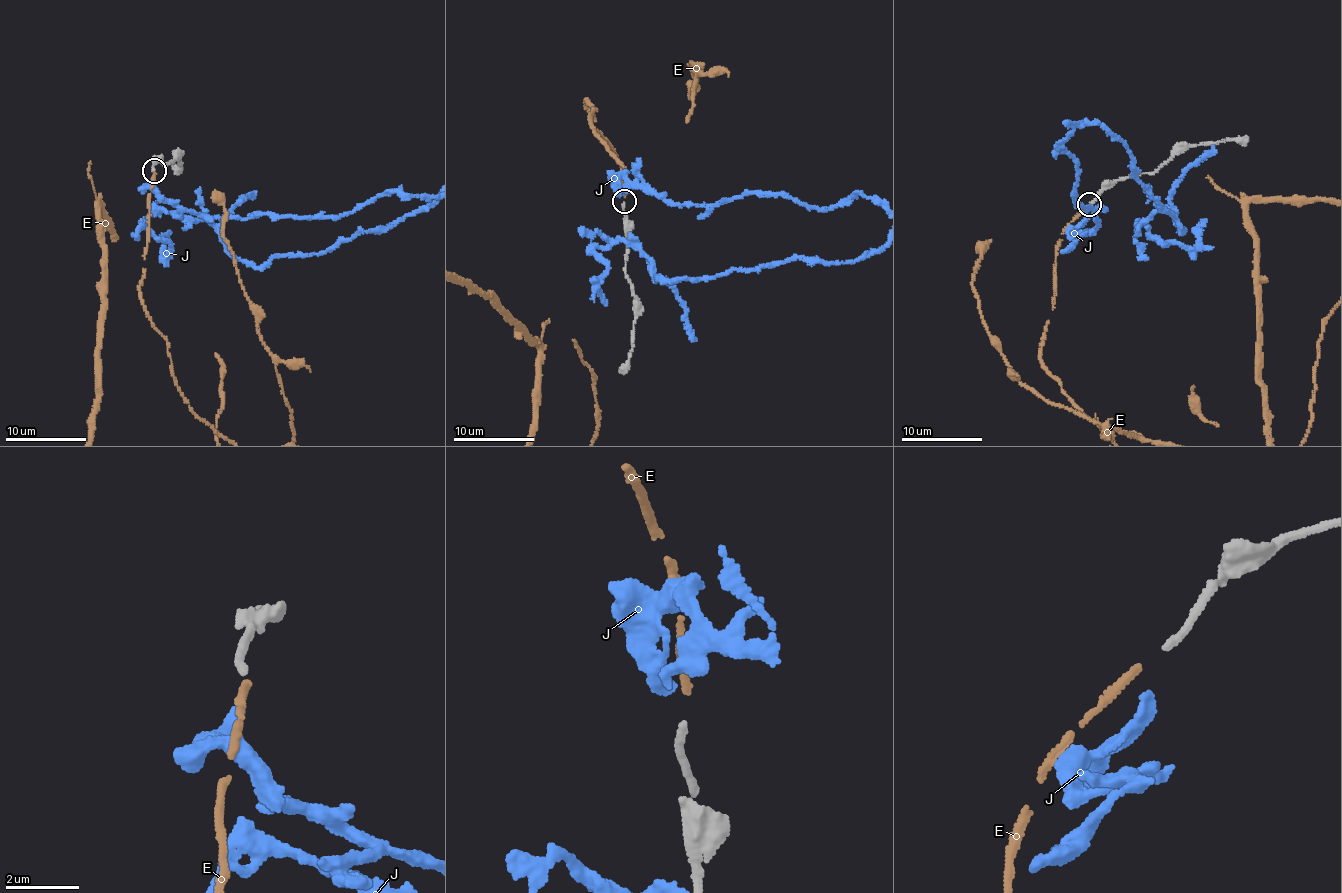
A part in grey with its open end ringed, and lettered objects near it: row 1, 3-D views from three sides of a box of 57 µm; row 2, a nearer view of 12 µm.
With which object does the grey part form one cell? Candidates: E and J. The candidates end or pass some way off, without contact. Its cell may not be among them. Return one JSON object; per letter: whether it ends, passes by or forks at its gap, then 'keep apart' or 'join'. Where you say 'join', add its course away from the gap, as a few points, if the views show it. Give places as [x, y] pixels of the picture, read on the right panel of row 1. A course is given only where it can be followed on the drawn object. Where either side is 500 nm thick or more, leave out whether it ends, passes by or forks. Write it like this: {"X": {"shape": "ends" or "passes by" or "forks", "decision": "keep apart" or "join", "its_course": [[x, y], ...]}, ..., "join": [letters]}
{"E": {"shape": "ends", "decision": "join"}, "J": {"shape": "ends", "decision": "keep apart"}, "join": ["E"]}

